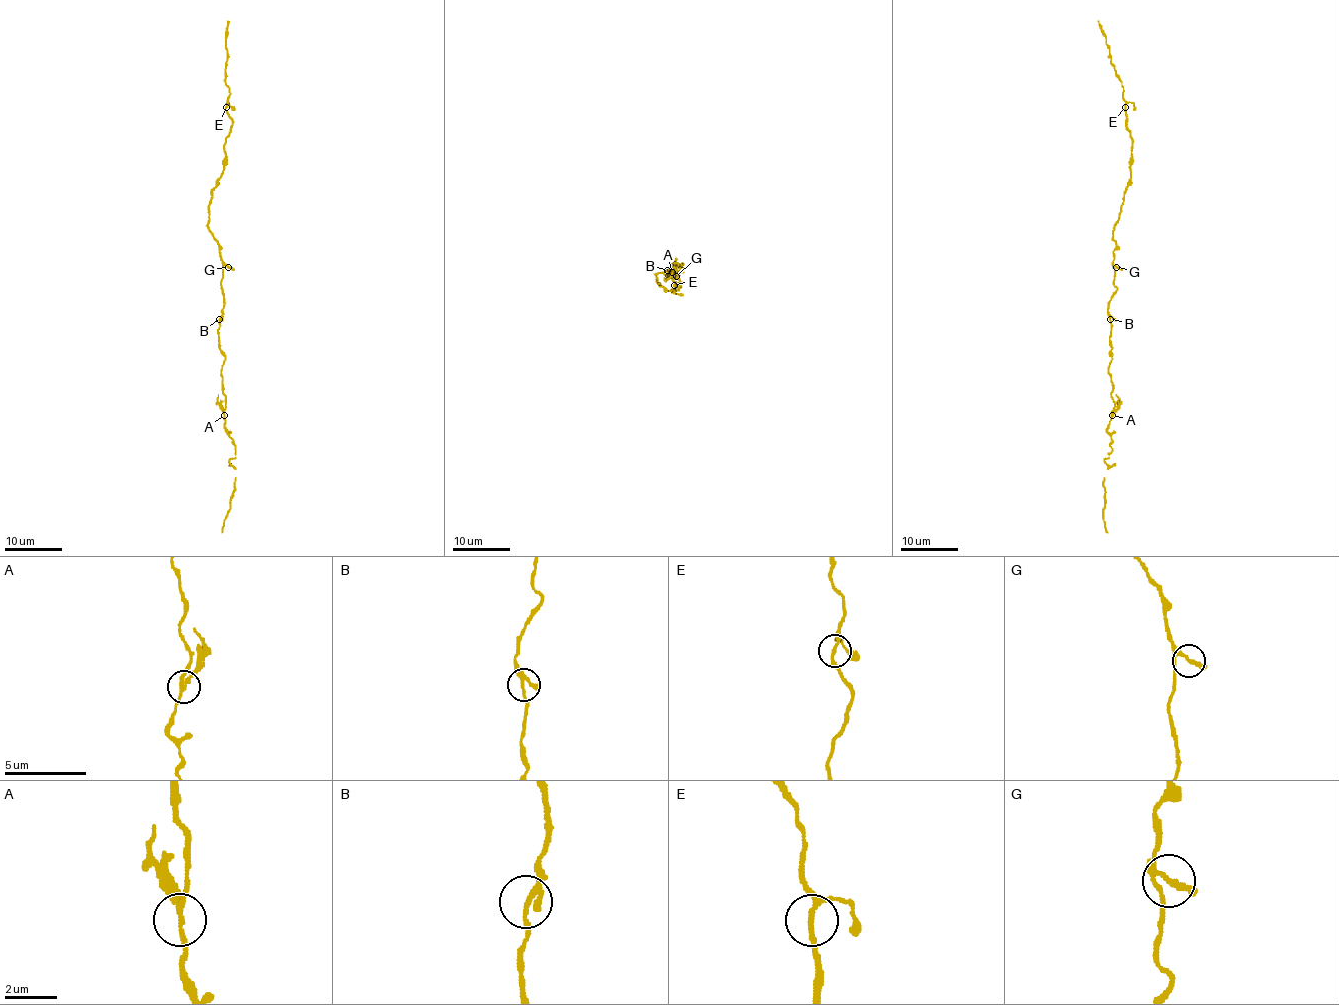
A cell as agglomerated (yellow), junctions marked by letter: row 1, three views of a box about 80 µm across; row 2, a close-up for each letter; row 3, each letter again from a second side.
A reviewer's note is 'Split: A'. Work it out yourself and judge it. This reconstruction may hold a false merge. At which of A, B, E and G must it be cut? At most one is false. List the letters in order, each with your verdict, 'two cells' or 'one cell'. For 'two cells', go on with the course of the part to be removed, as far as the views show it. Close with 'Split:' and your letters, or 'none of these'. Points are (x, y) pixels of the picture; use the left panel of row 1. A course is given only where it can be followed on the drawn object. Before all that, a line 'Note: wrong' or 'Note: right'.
Note: right
A: two cells | (223, 415), (218, 394)
B: one cell
E: one cell
G: one cell
Split: A

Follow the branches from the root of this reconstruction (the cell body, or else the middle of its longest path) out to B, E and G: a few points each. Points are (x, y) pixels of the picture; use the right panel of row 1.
B: (1115, 278), (1116, 293), (1110, 298), (1107, 310), (1110, 319)
E: (1115, 278), (1113, 249), (1116, 241), (1113, 231), (1131, 177), (1132, 138), (1126, 125), (1125, 107)
G: (1115, 278), (1113, 265), (1116, 267)

